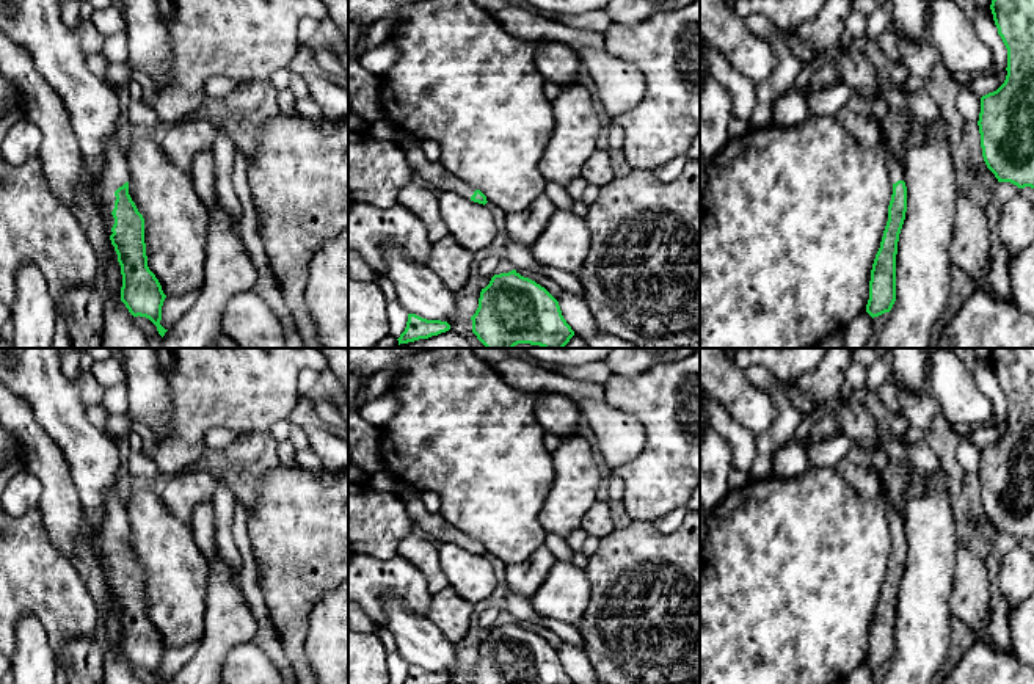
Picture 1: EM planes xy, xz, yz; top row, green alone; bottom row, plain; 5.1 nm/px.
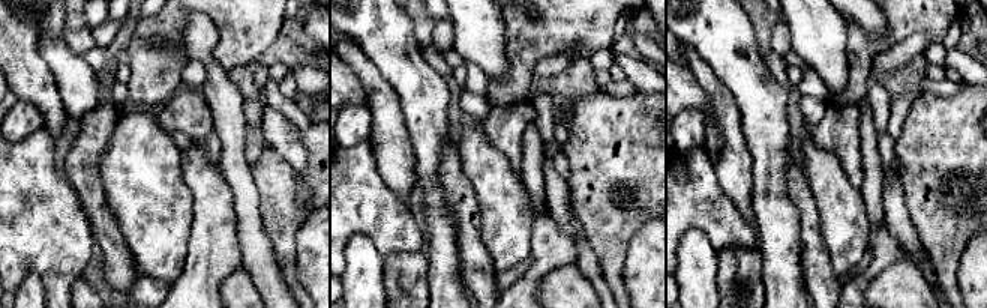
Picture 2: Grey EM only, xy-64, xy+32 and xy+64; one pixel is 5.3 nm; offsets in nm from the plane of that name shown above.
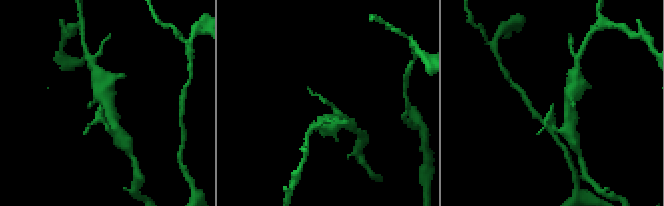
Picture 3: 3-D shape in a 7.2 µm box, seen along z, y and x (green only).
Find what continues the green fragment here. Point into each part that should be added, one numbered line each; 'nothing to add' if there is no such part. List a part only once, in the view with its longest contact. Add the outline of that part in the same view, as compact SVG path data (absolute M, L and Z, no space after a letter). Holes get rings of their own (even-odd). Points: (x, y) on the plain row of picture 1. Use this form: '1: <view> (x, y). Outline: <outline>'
1: xy (115, 524). Outline: M110 489L105 494L104 519L97 530L86 529L83 535L93 555L100 568L102 580L105 587L111 587L115 569L111 566L115 560L115 543L129 533L129 516L126 504L122 502L118 489Z

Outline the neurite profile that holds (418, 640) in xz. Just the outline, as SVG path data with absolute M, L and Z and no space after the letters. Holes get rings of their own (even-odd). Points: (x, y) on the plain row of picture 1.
M384 596L383 623L392 632L395 651L408 662L427 671L458 673L455 645L427 617L408 609L397 596Z

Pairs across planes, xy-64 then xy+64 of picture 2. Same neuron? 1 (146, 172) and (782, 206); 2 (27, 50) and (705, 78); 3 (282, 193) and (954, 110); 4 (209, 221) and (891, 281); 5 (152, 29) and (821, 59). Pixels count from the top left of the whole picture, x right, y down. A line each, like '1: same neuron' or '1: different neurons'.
1: different neurons
2: same neuron
3: same neuron
4: different neurons
5: different neurons

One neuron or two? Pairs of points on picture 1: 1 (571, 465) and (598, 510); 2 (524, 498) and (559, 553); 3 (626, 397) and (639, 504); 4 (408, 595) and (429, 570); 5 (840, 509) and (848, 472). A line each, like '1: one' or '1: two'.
1: two
2: two
3: one
4: two
5: two

